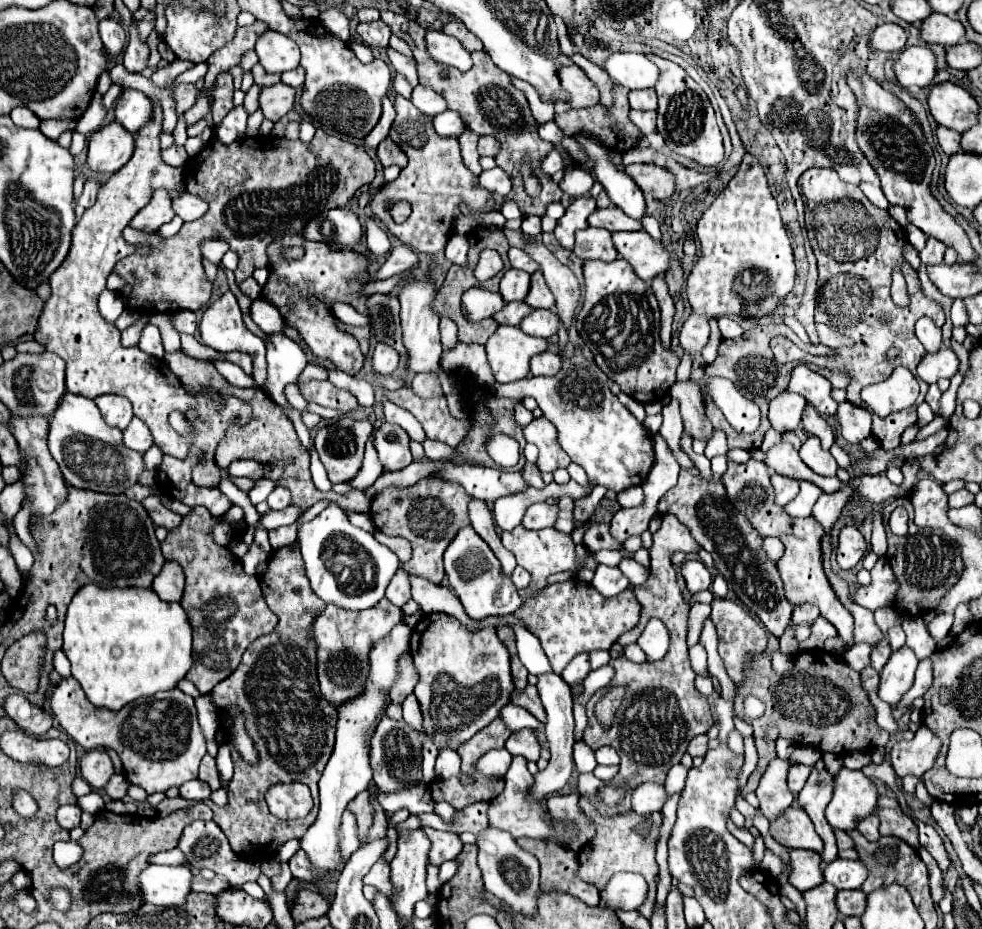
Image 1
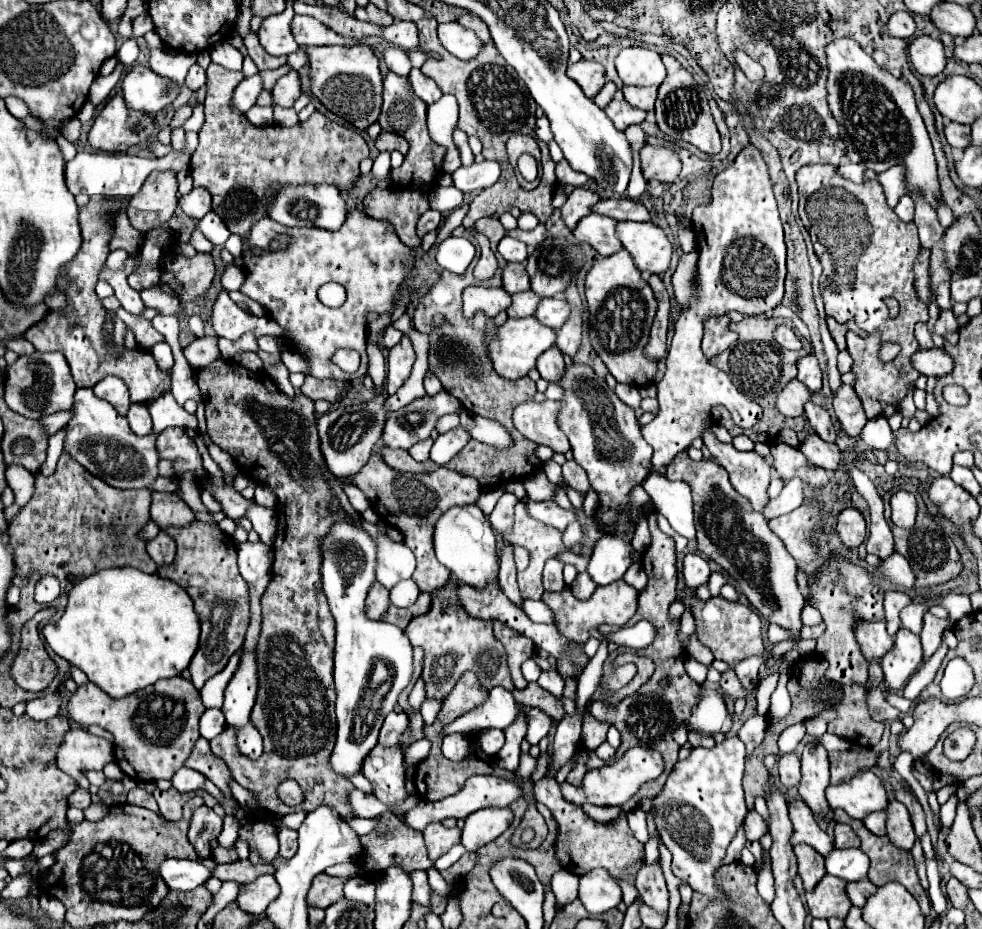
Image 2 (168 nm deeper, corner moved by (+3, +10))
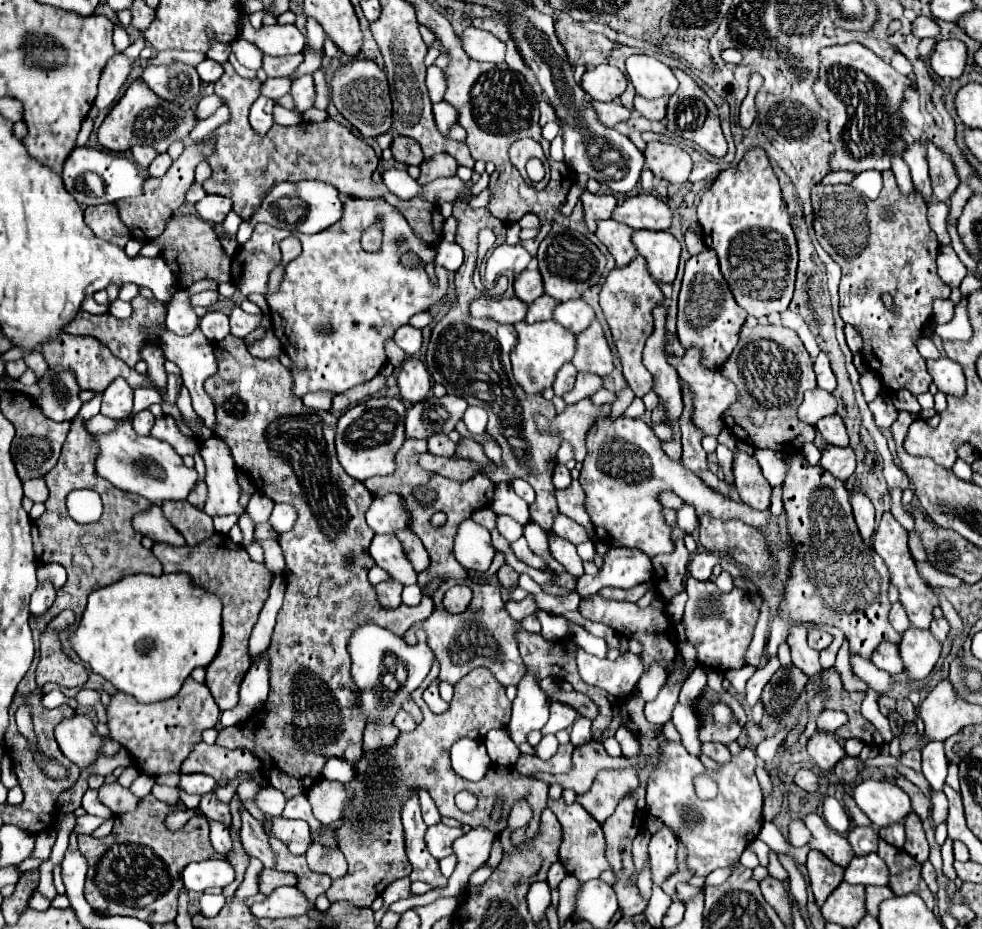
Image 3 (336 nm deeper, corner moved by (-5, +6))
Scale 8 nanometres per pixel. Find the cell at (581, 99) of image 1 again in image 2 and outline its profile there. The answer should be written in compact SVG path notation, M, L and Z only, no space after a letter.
M580 60L576 64L568 66L568 76L578 82L578 86L582 88L582 92L588 98L594 98L596 92L600 92L600 88L604 86L604 66L594 62L594 60Z

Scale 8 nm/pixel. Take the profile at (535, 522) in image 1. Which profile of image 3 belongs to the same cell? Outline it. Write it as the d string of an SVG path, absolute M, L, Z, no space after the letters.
M558 514L558 516L556 516L554 526L552 526L552 532L554 532L556 536L560 536L560 538L570 540L572 544L582 544L582 542L588 540L586 530L584 530L578 522L570 520L570 518L564 516L564 514Z

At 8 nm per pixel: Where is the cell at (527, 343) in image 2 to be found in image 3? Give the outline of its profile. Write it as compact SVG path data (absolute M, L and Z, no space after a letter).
M556 320L536 322L536 324L518 322L518 324L514 324L514 328L518 334L518 342L516 342L514 350L510 352L514 378L526 394L542 394L546 388L550 388L554 384L554 378L556 378L556 372L560 370L560 366L572 360L572 356L576 352L576 336L568 328L558 324Z

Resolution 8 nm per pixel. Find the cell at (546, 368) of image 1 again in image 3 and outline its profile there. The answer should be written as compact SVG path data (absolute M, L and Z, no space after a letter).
M564 364L564 368L560 368L560 372L556 374L556 382L554 382L554 392L556 396L564 396L566 392L570 392L574 388L576 382L576 368L572 364Z

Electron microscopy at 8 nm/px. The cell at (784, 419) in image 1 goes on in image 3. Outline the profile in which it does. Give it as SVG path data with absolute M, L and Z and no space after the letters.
M814 388L804 394L804 400L798 408L798 418L806 424L816 424L820 418L836 414L836 408L838 408L836 398L830 392Z

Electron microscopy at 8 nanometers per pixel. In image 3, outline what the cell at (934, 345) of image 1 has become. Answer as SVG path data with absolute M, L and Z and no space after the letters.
M922 336L918 342L916 342L916 346L918 346L918 352L920 352L920 356L924 358L924 360L936 360L936 358L940 358L940 352L936 350L936 346L934 346L934 342L932 340L928 340L926 336Z

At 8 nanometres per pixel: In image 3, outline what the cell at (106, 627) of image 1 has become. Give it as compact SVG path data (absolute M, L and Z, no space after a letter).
M174 572L174 574L160 574L160 576L152 576L152 574L132 574L132 576L124 576L120 582L104 586L96 592L92 592L92 596L88 598L88 606L84 610L84 616L80 620L78 630L72 634L72 648L76 650L76 654L80 656L82 662L90 664L90 668L104 676L106 680L110 680L120 692L132 694L136 696L140 702L156 702L156 700L168 700L172 696L176 696L184 684L184 680L190 676L190 672L198 666L208 666L218 650L220 650L220 642L222 642L222 602L216 594L200 588L194 584L192 576L186 572Z

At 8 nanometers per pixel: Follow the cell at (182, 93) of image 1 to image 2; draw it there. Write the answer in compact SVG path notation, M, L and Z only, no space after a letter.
M194 64L194 66L188 70L188 76L186 76L184 86L194 92L194 90L198 90L198 88L204 86L204 84L206 84L206 72L204 72L198 64Z

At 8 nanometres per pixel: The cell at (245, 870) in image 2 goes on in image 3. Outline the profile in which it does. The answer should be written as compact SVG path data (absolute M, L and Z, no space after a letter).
M262 870L260 874L260 892L262 894L270 894L272 890L276 890L278 886L296 886L298 878L292 876L290 872L278 872L278 870Z

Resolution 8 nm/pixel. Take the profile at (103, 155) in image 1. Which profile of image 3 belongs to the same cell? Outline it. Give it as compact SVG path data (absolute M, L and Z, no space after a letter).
M138 78L128 86L124 96L104 118L102 126L98 128L98 142L110 152L126 152L136 144L150 144L156 152L162 154L168 150L172 142L188 138L188 134L196 124L198 120L194 110L184 108L170 100L162 100L146 86L142 78Z

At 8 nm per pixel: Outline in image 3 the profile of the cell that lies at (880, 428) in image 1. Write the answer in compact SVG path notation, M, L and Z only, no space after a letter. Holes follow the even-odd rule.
M892 170L882 172L884 188L876 200L870 200L850 186L822 186L816 184L812 188L812 206L814 206L814 230L820 246L830 254L830 258L842 266L842 282L840 282L840 316L844 322L852 324L860 336L864 338L862 356L866 366L880 376L884 386L892 392L902 388L910 390L914 396L926 392L932 378L926 372L926 362L916 350L916 340L924 332L924 324L932 320L932 300L934 298L950 298L950 286L944 284L936 272L936 256L940 252L940 244L936 242L936 234L930 230L926 220L926 202L918 192L910 192L904 196L894 180ZM884 208L894 208L894 220L882 220L880 212ZM888 292L894 302L894 310L888 310L882 302L882 294Z

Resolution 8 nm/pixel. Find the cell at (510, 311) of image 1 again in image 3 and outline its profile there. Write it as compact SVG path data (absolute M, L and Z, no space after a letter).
M540 296L530 308L528 308L528 314L526 314L526 322L538 322L538 320L550 320L552 318L552 312L556 308L556 300L550 298L550 296Z

